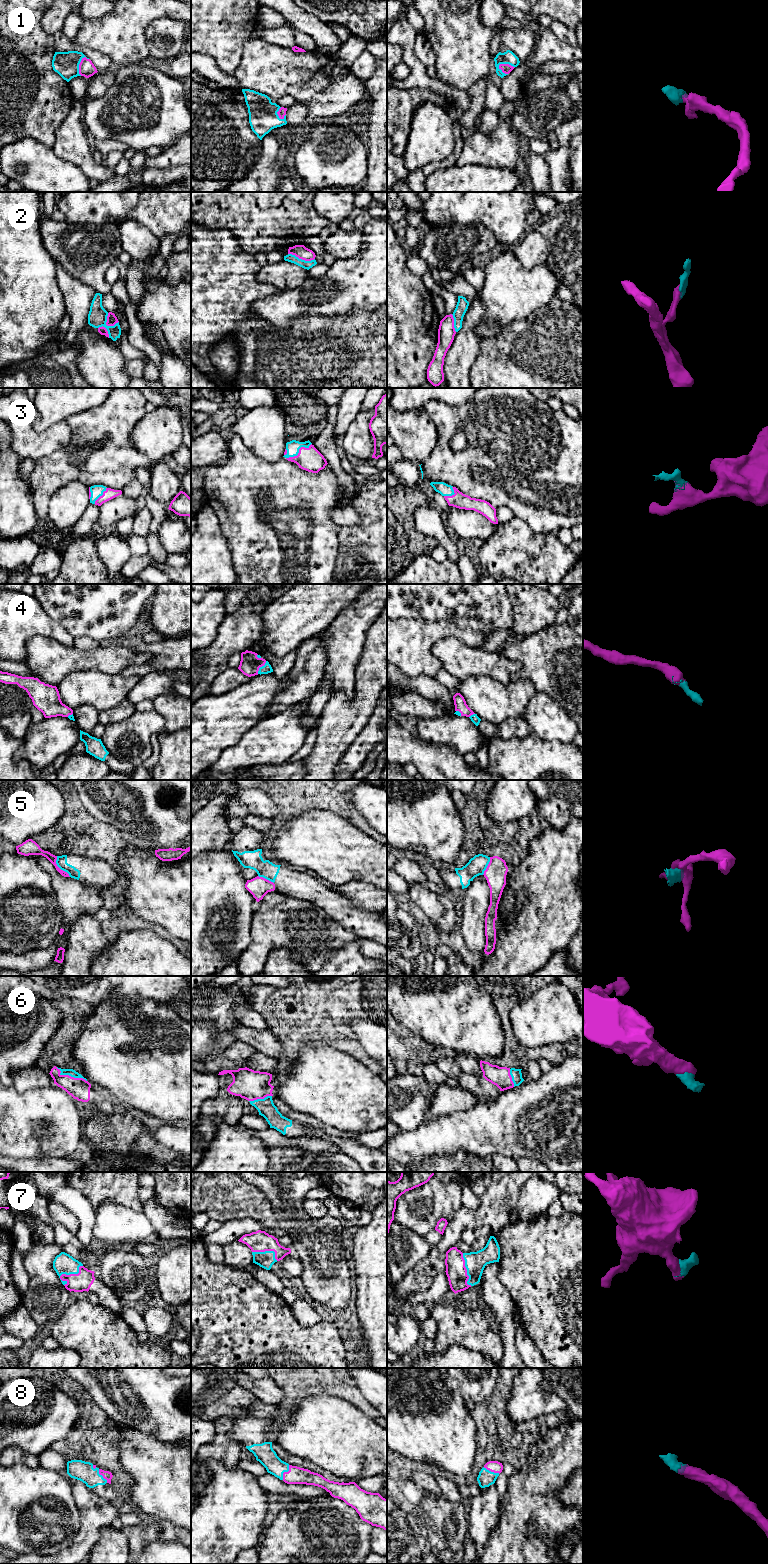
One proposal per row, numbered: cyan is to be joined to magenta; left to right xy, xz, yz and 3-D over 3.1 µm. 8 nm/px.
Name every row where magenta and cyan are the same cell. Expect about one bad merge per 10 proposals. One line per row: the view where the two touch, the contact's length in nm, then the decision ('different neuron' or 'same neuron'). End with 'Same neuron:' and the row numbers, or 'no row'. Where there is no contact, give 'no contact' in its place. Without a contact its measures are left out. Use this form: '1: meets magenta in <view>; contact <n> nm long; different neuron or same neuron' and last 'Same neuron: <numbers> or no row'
1: meets magenta in yz; contact 140 nm long; same neuron
2: meets magenta in xz; contact 220 nm long; different neuron
3: meets magenta in xz; contact 240 nm long; same neuron
4: meets magenta in xz; contact 130 nm long; same neuron
5: meets magenta in xy; contact 200 nm long; different neuron
6: meets magenta in xy; contact 280 nm long; same neuron
7: meets magenta in xy; contact 220 nm long; same neuron
8: meets magenta in xz; contact 130 nm long; same neuron
Same neuron: 1, 3, 4, 6, 7, 8

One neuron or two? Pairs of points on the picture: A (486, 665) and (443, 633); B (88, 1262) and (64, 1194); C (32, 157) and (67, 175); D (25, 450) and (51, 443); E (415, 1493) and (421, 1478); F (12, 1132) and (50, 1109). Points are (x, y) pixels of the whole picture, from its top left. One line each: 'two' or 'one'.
A: two
B: one
C: one
D: one
E: two
F: one

